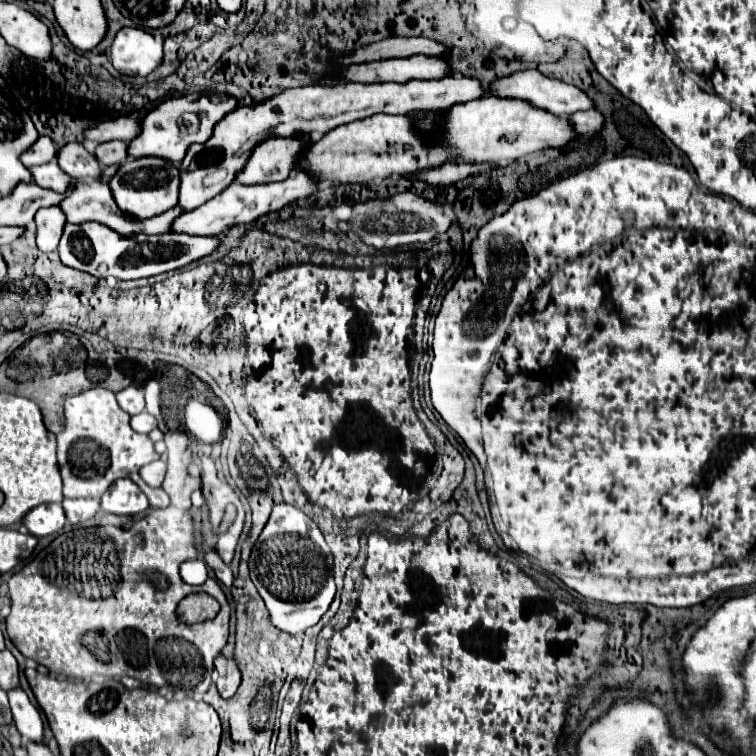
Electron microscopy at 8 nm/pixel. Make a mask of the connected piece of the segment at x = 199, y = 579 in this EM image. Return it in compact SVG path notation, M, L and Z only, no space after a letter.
M192 559L192 561L182 563L180 575L190 585L202 585L208 579L208 569L206 569L206 563L202 559Z

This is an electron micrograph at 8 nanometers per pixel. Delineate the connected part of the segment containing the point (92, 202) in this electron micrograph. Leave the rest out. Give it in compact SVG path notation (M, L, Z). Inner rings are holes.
M78 179L74 181L74 187L72 191L62 199L62 211L66 215L66 221L68 223L86 223L86 221L98 221L98 223L104 223L106 227L118 231L120 235L128 237L132 233L146 233L146 235L156 235L156 233L164 233L164 231L170 231L170 225L172 225L172 219L180 217L180 205L176 207L170 207L168 211L164 211L164 215L156 215L156 219L130 219L128 215L124 215L118 207L116 207L116 201L112 199L112 191L108 187L108 183L104 183L102 179L92 179L92 181L84 181L84 179Z

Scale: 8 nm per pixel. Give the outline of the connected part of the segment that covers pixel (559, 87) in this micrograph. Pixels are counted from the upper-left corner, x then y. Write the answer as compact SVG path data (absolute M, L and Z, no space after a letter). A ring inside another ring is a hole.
M528 69L528 71L518 71L506 79L500 79L496 83L490 85L492 95L496 97L516 97L516 99L526 99L536 107L542 107L554 115L572 115L576 111L588 111L592 109L596 103L592 101L592 97L588 97L588 93L584 93L582 89L578 89L576 85L564 83L556 77L546 77L544 73L540 73L538 69Z

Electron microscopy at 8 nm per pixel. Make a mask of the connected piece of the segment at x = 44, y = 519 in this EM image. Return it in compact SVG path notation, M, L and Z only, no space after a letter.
M48 503L48 505L38 505L32 511L26 513L24 525L34 537L46 537L64 527L64 509L62 505Z

